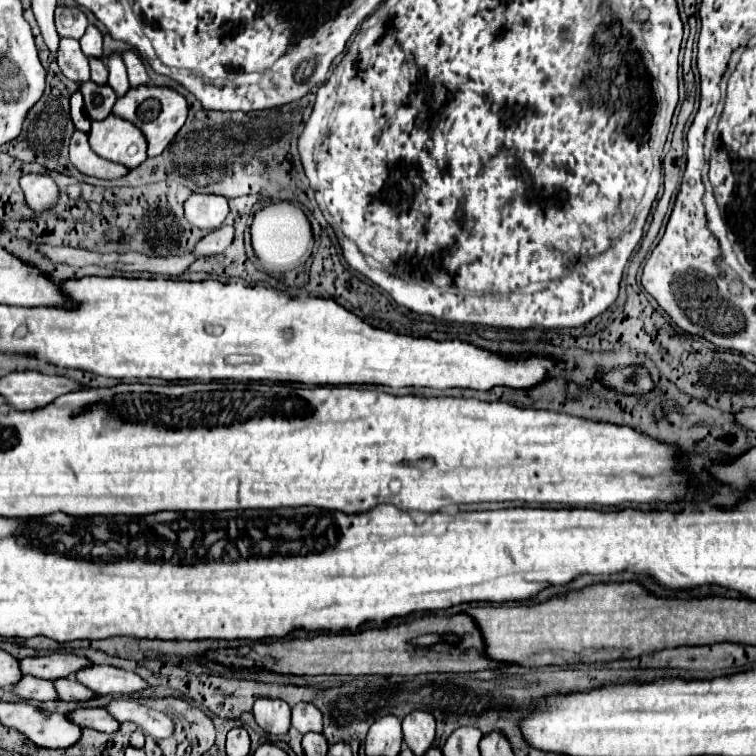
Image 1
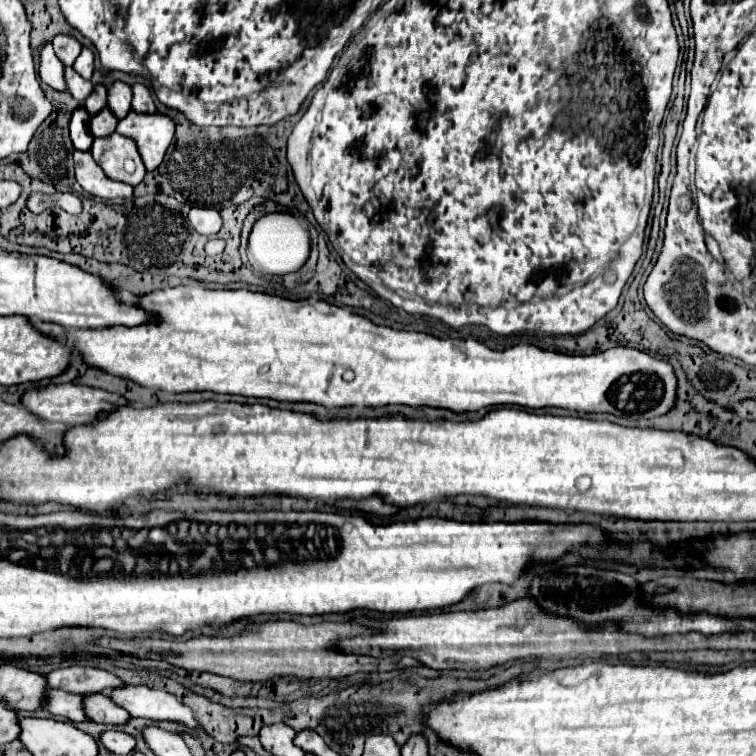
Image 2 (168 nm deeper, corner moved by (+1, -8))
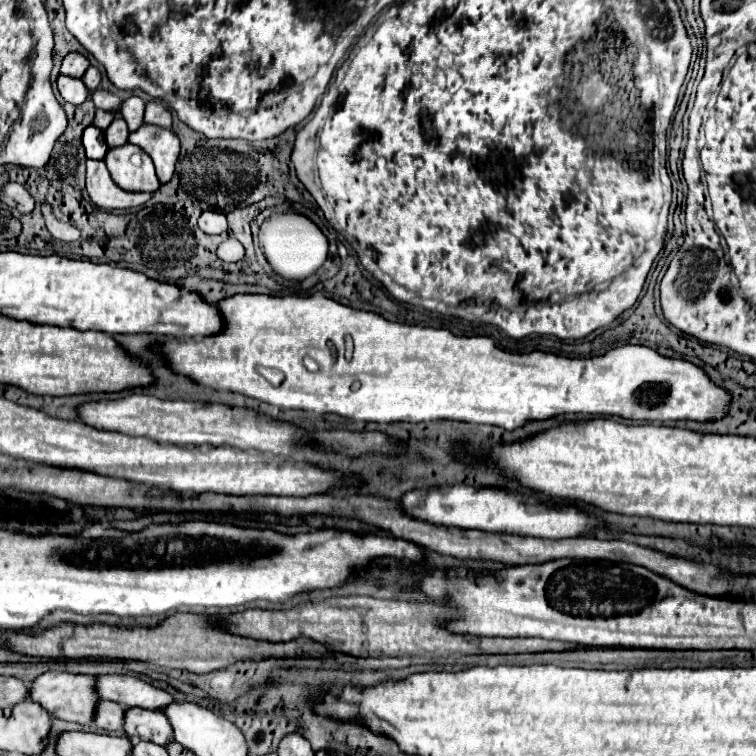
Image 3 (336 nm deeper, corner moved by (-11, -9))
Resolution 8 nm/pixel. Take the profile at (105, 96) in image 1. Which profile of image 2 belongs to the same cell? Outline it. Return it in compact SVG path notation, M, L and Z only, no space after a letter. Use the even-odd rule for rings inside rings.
M104 107L104 111L98 111L96 115L92 115L90 131L94 137L106 137L106 135L114 133L116 123L118 123L118 119L112 115L112 111L108 107Z

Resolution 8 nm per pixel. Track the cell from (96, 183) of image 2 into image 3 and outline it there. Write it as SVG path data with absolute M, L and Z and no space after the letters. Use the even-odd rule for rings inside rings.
M102 160L86 162L86 192L92 204L102 210L124 210L132 206L142 206L152 198L152 194L126 192L116 186Z

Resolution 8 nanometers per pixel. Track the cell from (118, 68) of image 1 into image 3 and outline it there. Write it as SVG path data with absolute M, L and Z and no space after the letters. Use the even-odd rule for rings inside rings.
M130 96L128 100L124 100L120 114L126 120L130 132L134 132L136 128L140 128L144 124L144 120L142 120L144 118L144 102L142 102L142 98Z

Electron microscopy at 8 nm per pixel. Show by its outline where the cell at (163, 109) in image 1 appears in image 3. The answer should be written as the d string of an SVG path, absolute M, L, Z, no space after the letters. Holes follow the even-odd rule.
M144 124L140 130L130 134L128 142L142 148L152 158L162 184L170 182L180 154L180 142L174 132Z

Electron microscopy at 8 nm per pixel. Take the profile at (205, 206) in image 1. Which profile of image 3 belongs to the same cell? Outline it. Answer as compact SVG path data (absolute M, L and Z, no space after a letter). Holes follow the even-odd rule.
M206 210L202 212L202 216L198 218L198 226L206 232L206 234L224 234L228 224L226 224L226 216L222 212L216 210Z

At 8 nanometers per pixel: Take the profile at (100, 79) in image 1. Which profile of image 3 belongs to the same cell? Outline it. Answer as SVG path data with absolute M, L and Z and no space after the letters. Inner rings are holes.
M96 110L96 118L94 118L94 126L100 130L106 130L114 120L112 112L104 112L104 110Z

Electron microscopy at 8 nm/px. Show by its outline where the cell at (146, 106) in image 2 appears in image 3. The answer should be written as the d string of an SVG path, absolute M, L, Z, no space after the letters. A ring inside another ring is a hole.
M150 102L150 104L146 104L144 122L168 130L168 128L172 126L172 116L170 116L170 112L168 112L162 104L158 104L158 102Z

